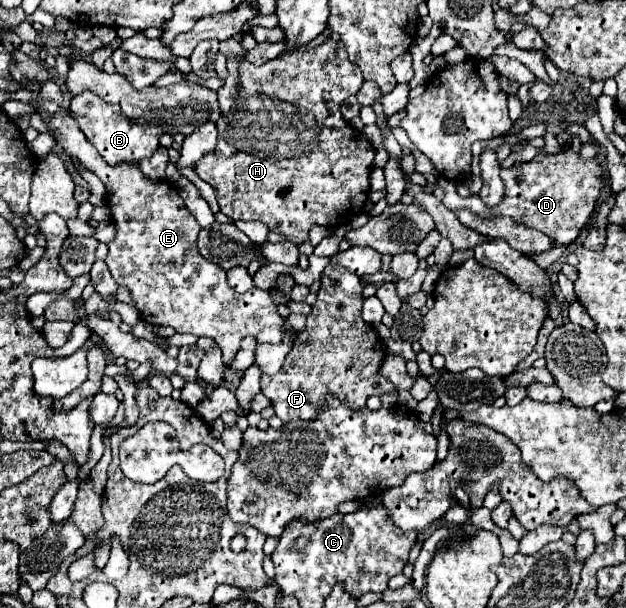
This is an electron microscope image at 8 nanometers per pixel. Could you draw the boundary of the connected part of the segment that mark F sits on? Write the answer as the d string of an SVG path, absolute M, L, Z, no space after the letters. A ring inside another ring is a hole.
M329 264L323 270L321 288L317 292L317 302L311 306L313 310L307 316L307 326L301 334L297 334L281 372L277 372L275 376L261 376L261 392L269 398L271 406L275 408L275 414L281 418L283 424L293 420L315 420L317 412L321 410L329 394L341 398L341 402L345 402L345 406L351 406L351 410L361 410L365 408L369 396L373 394L383 396L389 392L397 392L393 382L381 374L385 358L383 340L379 338L377 330L361 318L361 306L363 306L363 284L359 276Z

